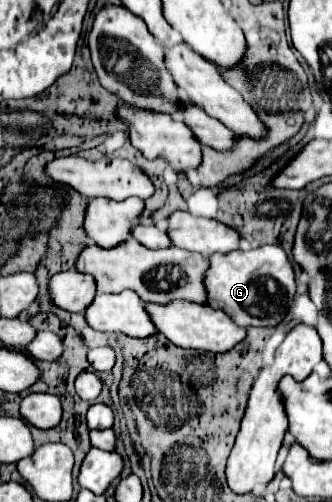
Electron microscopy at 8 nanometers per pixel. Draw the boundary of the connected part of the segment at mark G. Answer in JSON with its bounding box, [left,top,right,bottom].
[203,245,295,327]

